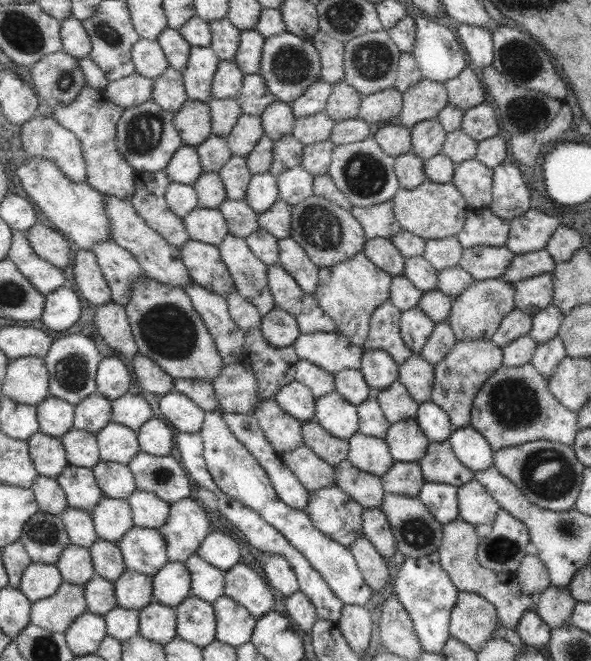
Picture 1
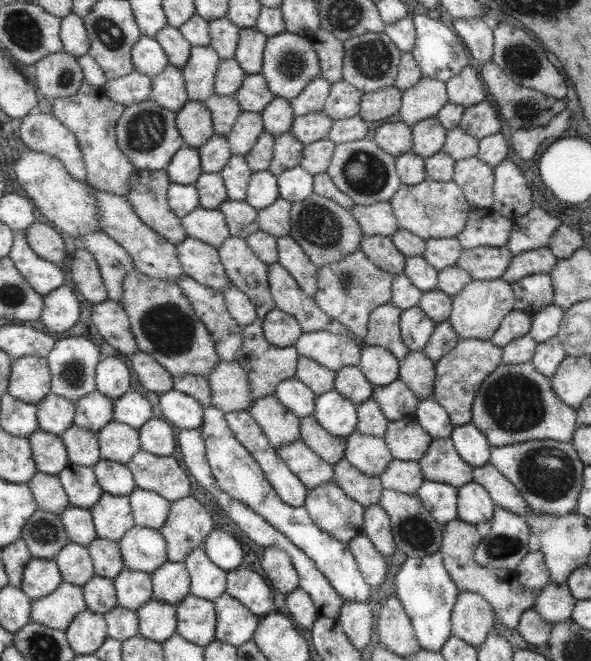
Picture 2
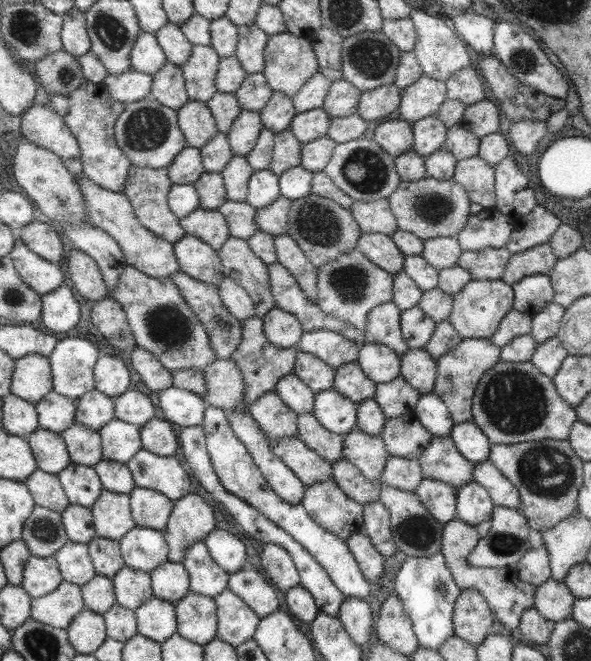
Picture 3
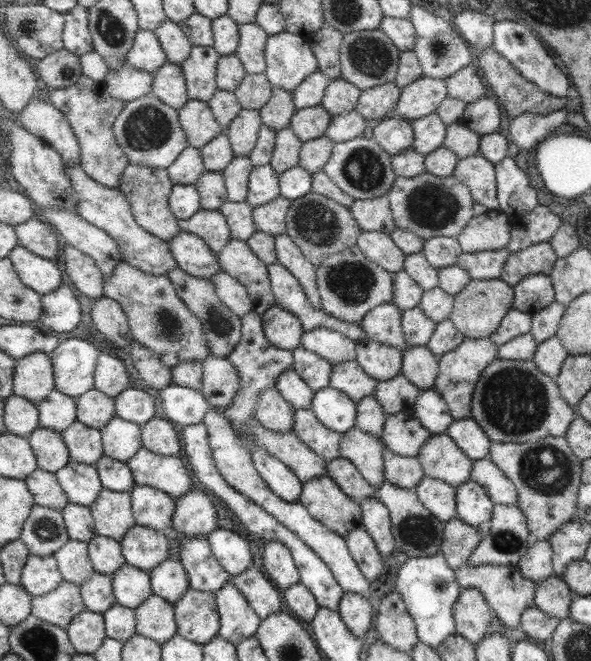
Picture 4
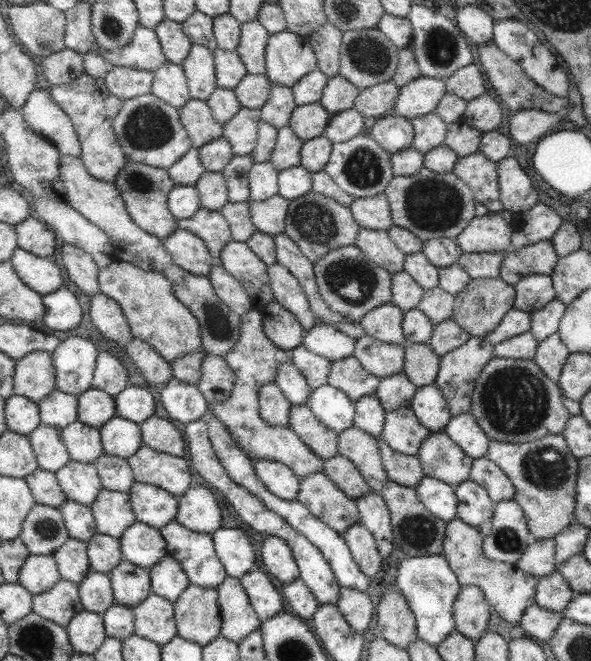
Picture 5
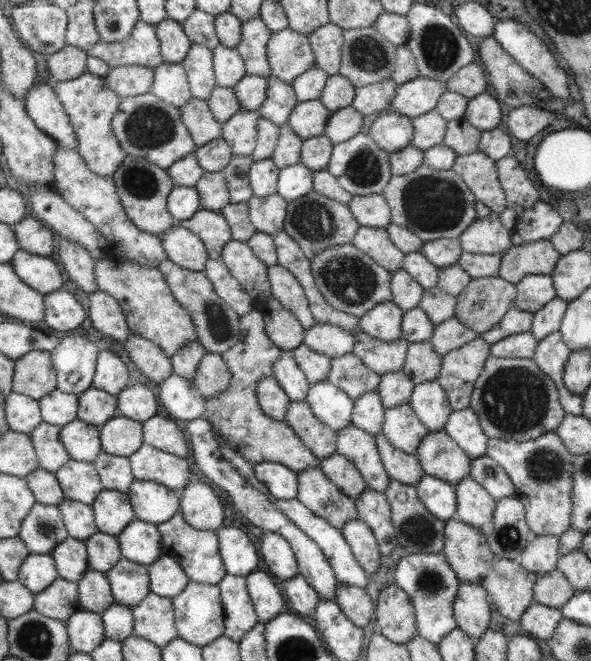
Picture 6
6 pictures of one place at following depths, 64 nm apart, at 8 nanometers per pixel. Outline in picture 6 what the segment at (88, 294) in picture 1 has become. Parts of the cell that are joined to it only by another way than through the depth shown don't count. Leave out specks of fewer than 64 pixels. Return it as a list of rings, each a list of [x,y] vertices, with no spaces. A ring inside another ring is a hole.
[[[62,237],[58,254],[60,261],[66,266],[70,280],[78,288],[91,294],[99,290],[96,276],[96,259],[80,242]]]

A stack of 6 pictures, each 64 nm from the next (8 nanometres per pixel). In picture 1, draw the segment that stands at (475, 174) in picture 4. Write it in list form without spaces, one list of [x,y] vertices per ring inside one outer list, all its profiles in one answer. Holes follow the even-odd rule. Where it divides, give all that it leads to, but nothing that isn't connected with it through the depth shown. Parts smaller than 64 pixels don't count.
[[[475,158],[464,161],[456,167],[456,176],[452,180],[464,194],[471,208],[487,207],[492,202],[492,167],[485,166]]]

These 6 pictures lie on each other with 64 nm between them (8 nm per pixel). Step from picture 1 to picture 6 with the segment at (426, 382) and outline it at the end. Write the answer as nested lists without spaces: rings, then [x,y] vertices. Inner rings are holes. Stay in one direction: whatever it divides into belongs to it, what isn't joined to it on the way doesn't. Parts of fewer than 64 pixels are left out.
[[[430,341],[411,343],[403,372],[416,384],[436,380],[442,370],[442,357]]]

